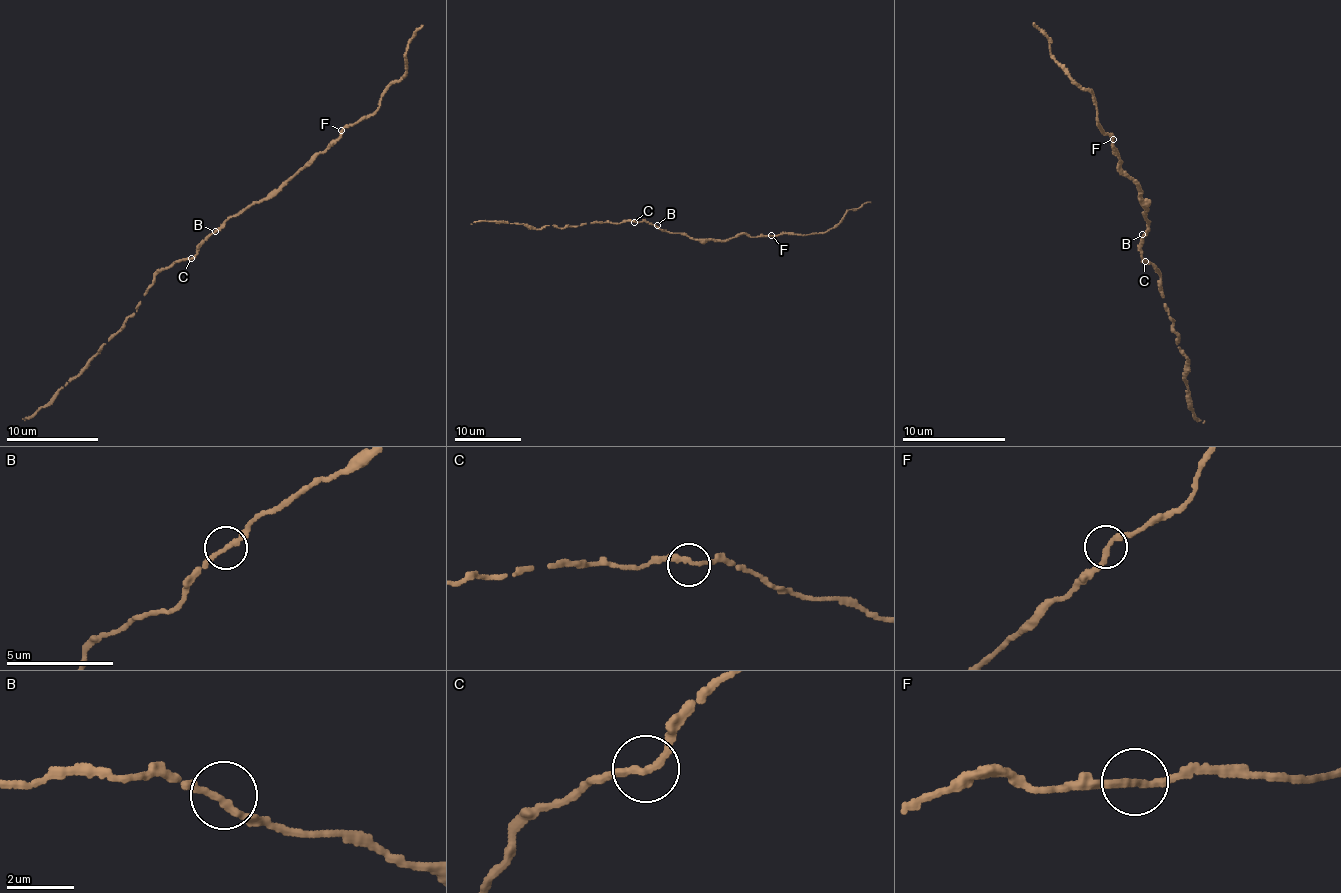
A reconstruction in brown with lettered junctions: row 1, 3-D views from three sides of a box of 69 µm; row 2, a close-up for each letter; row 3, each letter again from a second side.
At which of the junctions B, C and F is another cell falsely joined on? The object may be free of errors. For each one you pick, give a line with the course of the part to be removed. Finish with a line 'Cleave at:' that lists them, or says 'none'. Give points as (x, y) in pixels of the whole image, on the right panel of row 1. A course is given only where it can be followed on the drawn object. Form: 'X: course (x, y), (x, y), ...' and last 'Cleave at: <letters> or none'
Cleave at: none

